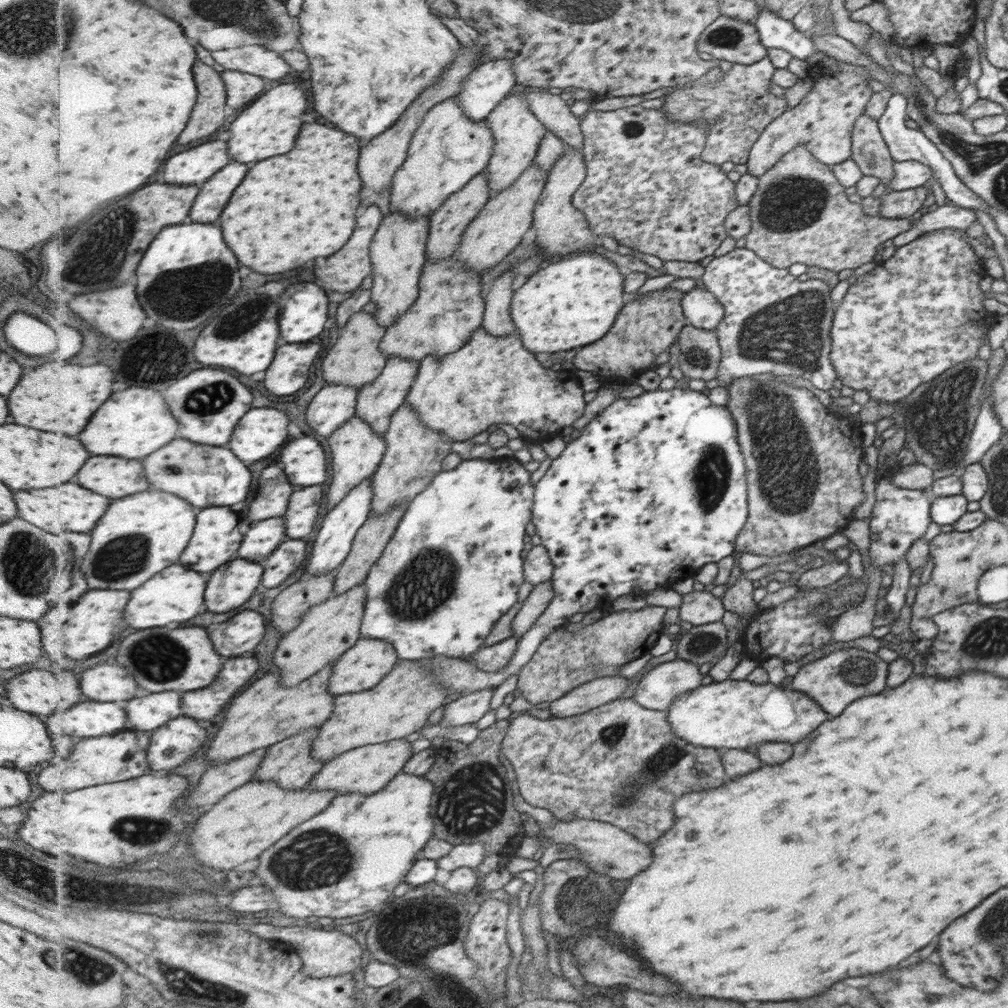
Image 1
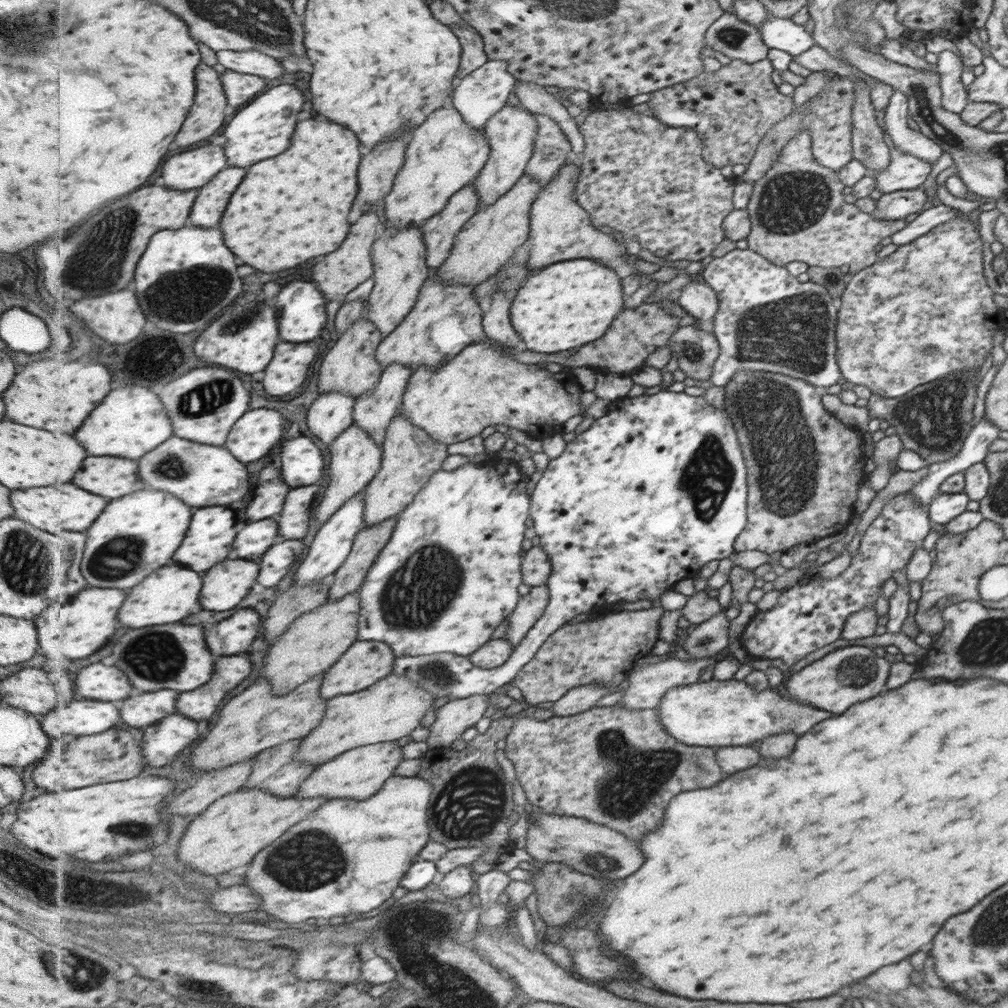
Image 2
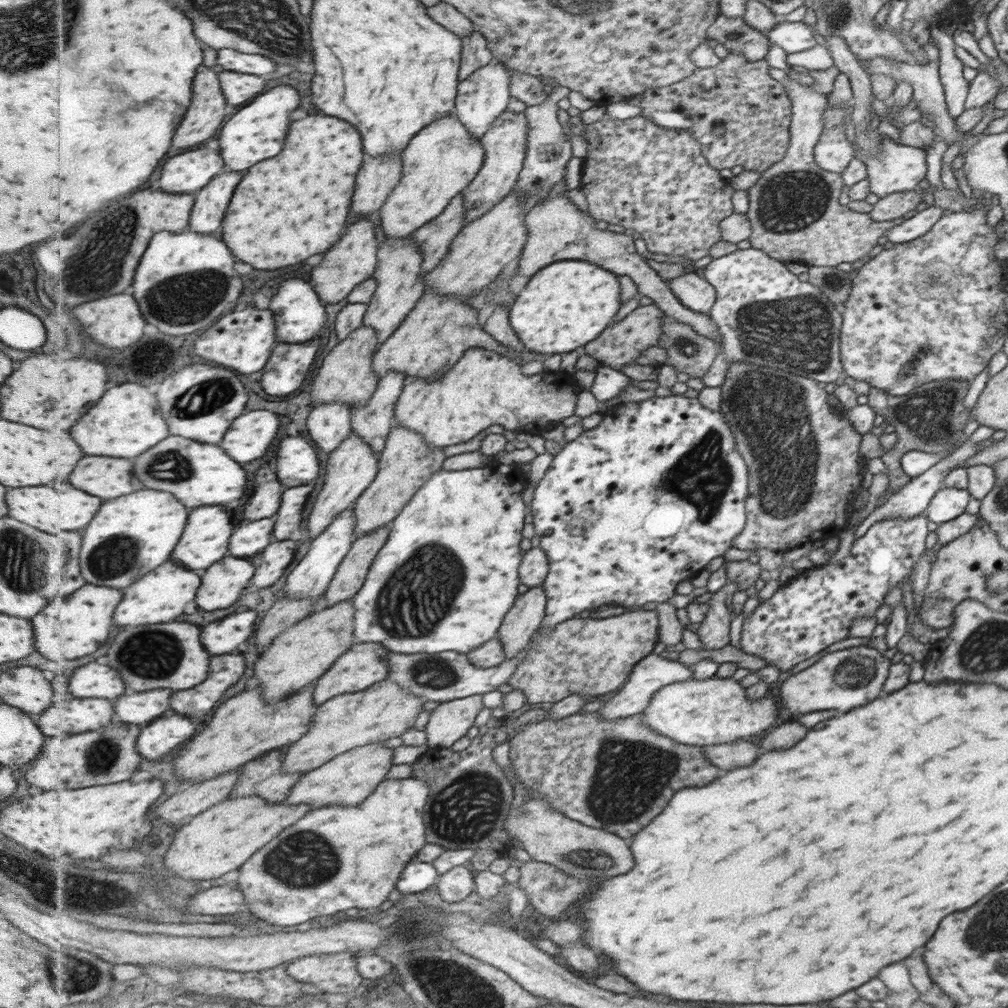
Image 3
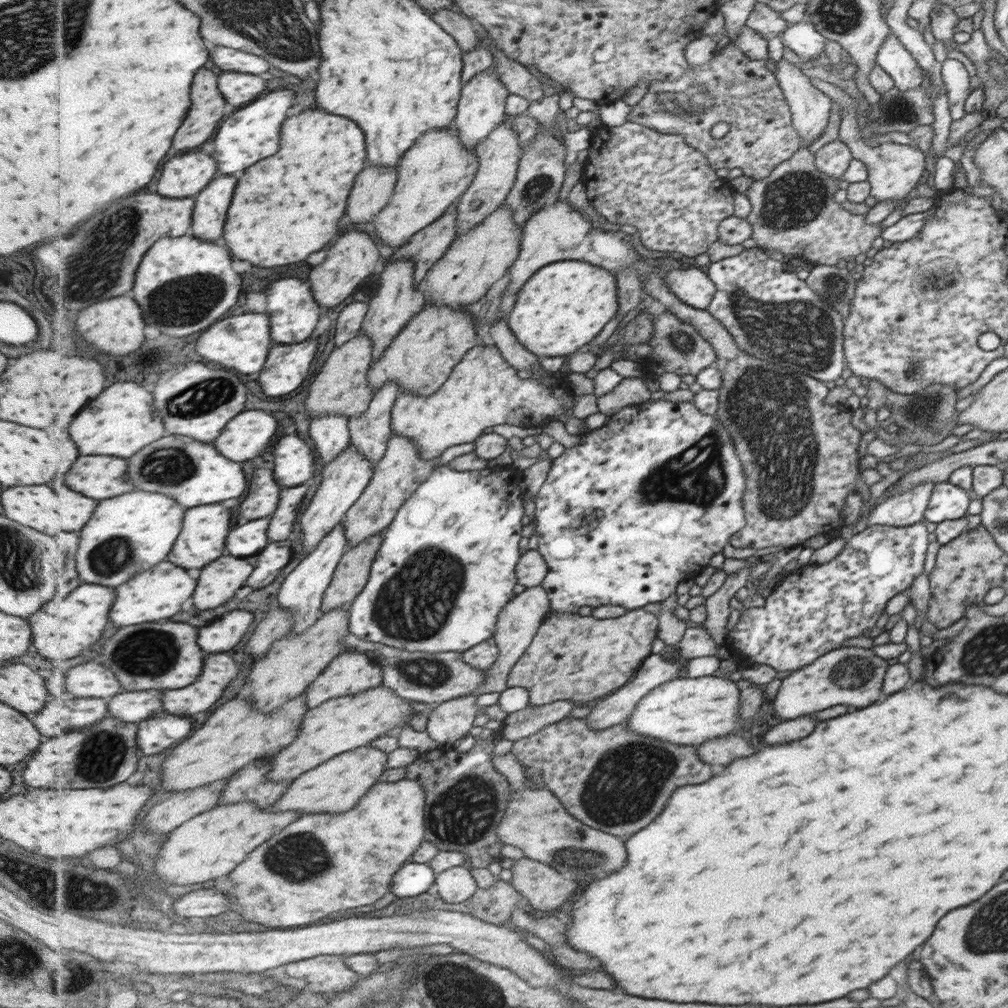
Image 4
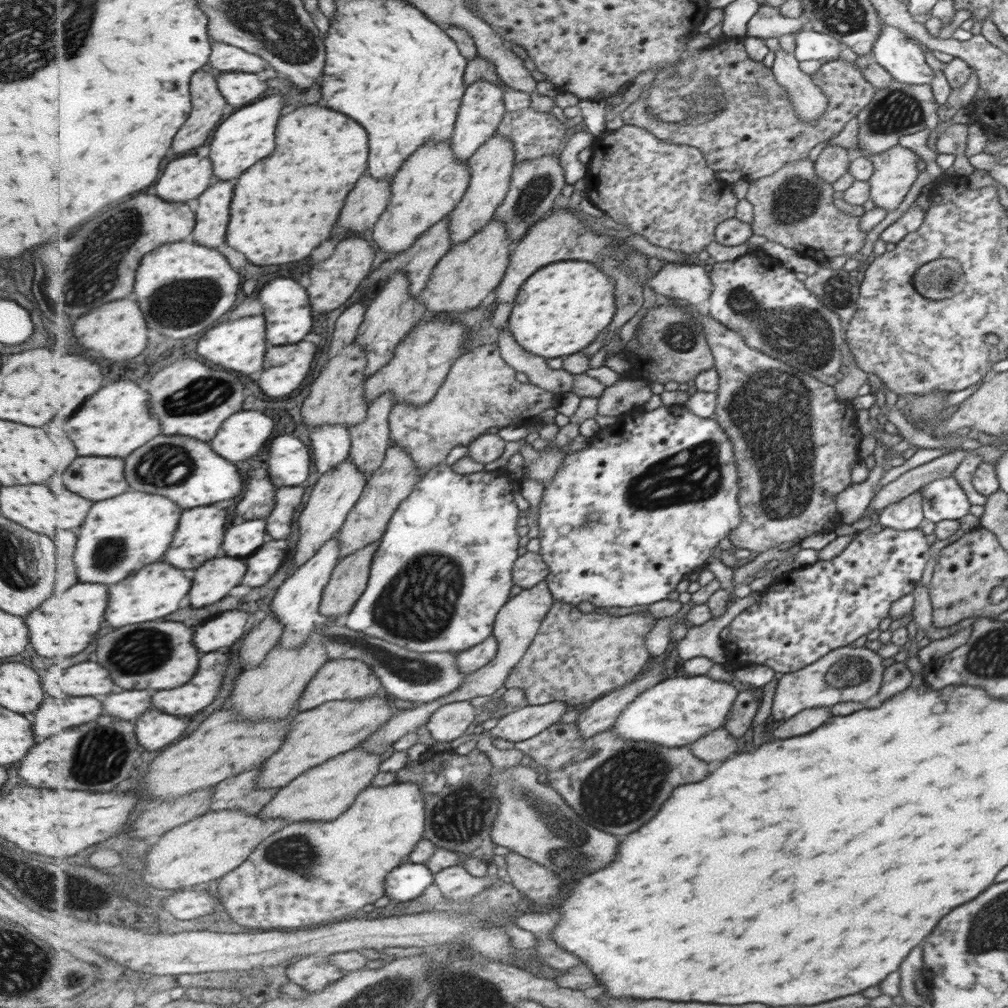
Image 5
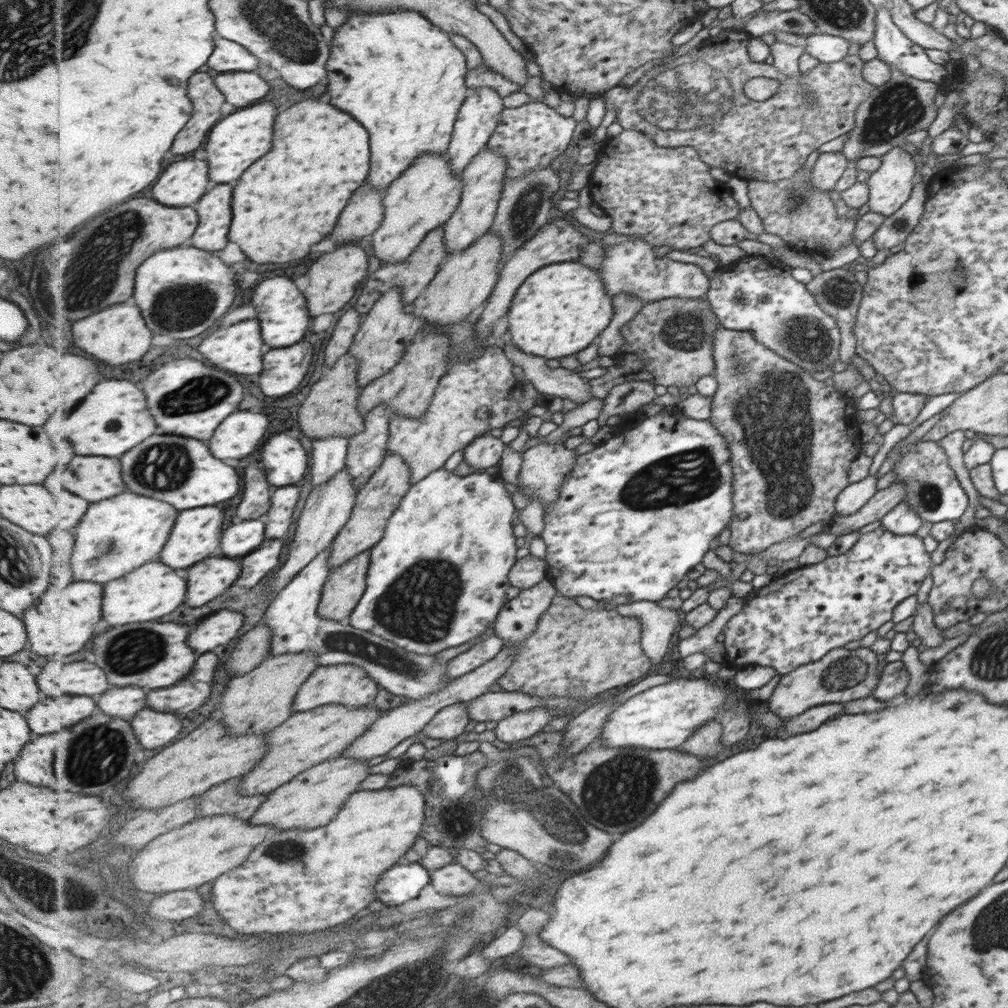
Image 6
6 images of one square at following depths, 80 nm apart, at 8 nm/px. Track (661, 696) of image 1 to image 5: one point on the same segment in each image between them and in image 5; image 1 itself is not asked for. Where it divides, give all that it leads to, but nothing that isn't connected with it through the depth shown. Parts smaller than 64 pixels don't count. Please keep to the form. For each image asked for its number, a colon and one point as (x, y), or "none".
2: (648, 684)
3: (653, 673)
4: (617, 707)
5: (601, 716)

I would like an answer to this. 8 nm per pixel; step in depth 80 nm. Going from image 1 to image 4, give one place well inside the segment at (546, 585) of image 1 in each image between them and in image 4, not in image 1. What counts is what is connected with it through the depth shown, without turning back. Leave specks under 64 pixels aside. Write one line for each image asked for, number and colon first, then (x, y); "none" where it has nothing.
2: (531, 607)
3: (522, 622)
4: (521, 620)

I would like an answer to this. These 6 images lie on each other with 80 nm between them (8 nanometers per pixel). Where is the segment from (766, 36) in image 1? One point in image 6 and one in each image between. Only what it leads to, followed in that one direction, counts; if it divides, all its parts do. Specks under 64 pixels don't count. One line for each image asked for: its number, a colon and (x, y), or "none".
2: (780, 33)
3: (792, 37)
4: (801, 38)
5: (809, 45)
6: (825, 48)

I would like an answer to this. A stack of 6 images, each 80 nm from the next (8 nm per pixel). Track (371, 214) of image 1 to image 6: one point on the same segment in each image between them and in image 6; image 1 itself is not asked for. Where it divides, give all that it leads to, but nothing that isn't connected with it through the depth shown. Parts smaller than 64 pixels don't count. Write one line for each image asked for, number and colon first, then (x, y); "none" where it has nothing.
2: (351, 265)
3: (355, 259)
4: (354, 258)
5: (333, 282)
6: (335, 278)

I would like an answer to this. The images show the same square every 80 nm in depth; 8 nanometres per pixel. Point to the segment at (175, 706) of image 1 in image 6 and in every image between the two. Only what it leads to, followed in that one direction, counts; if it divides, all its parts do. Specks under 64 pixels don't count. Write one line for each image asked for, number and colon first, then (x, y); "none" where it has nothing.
2: (145, 711)
3: (142, 708)
4: (132, 706)
5: (130, 705)
6: (124, 702)

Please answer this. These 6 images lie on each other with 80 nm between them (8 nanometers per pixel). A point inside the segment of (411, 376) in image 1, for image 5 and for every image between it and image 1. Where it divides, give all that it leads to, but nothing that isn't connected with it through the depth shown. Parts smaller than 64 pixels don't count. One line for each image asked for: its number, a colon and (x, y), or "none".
2: (374, 411)
3: (373, 422)
4: (371, 431)
5: (371, 439)

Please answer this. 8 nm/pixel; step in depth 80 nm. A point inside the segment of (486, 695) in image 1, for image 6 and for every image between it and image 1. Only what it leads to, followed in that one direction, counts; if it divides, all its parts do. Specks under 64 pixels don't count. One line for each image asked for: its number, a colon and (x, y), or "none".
2: (453, 718)
3: (450, 721)
4: (451, 720)
5: (451, 721)
6: (450, 722)

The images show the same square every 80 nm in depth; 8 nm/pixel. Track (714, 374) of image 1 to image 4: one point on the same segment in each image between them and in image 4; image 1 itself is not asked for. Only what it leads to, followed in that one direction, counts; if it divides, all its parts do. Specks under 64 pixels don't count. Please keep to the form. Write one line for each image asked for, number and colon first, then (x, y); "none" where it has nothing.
2: (697, 351)
3: (688, 351)
4: (678, 347)

